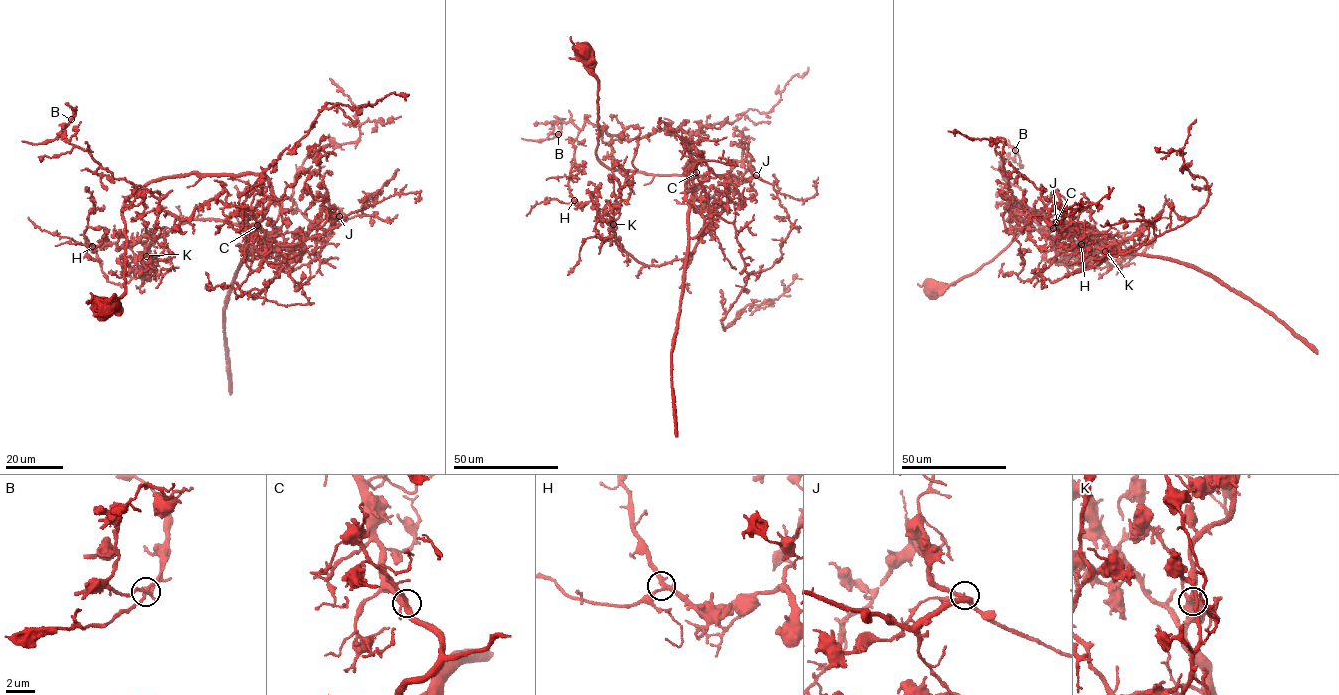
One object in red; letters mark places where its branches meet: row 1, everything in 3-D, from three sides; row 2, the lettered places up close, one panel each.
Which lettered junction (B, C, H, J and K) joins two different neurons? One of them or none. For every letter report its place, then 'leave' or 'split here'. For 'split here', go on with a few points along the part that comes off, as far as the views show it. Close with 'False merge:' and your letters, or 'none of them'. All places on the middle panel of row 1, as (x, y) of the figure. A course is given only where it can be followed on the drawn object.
B: at (558, 134); leave
C: at (696, 172); leave
H: at (574, 200); leave
J: at (756, 175); leave
K: at (613, 224); leave
False merge: none of them

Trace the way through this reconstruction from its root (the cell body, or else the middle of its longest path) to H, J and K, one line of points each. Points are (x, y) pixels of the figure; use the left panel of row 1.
H: (103, 311), (143, 186), (270, 186), (245, 258), (252, 236), (214, 219), (92, 246)
J: (103, 311), (125, 290), (123, 205), (151, 182), (261, 174), (272, 201), (255, 235), (280, 245), (339, 216)
K: (103, 311), (124, 293), (134, 194), (267, 180), (245, 258), (252, 236), (214, 219), (146, 256)

